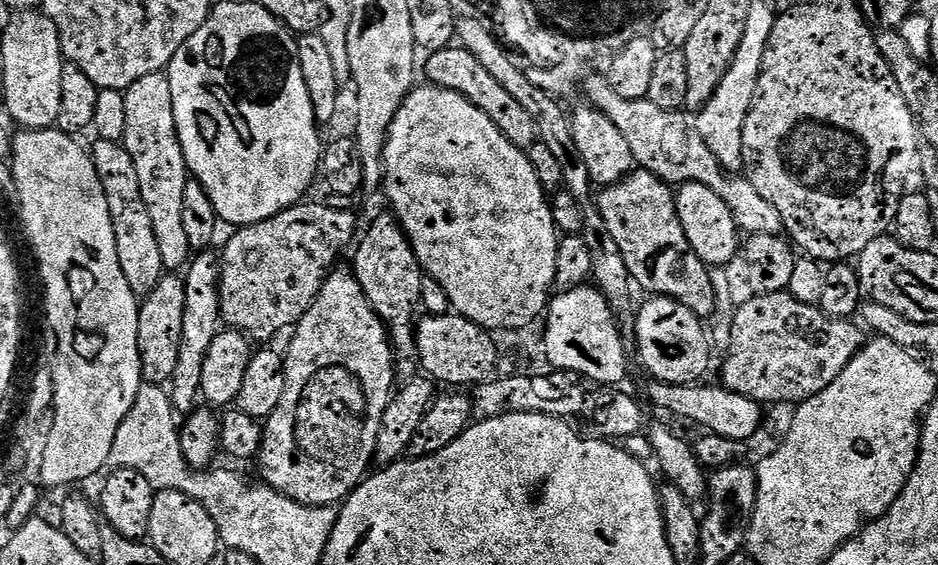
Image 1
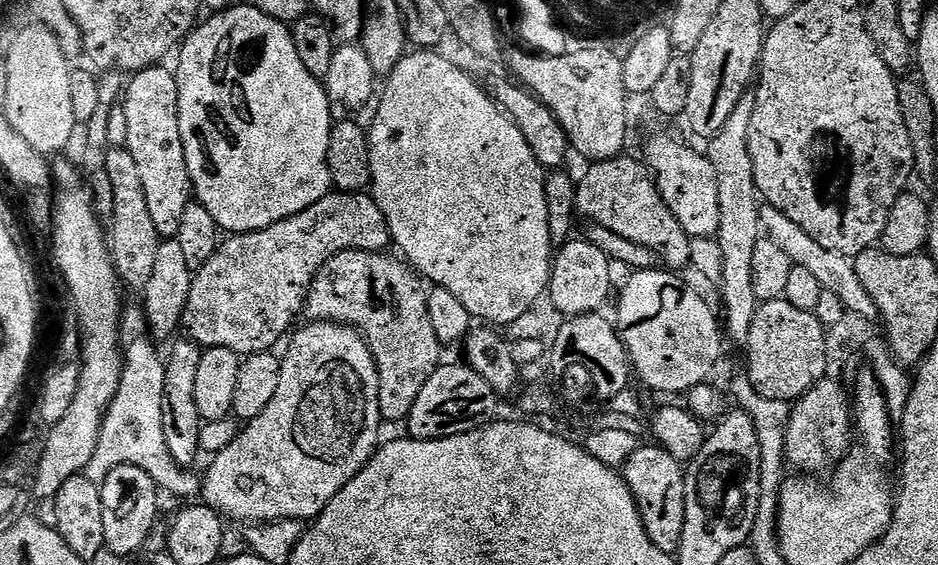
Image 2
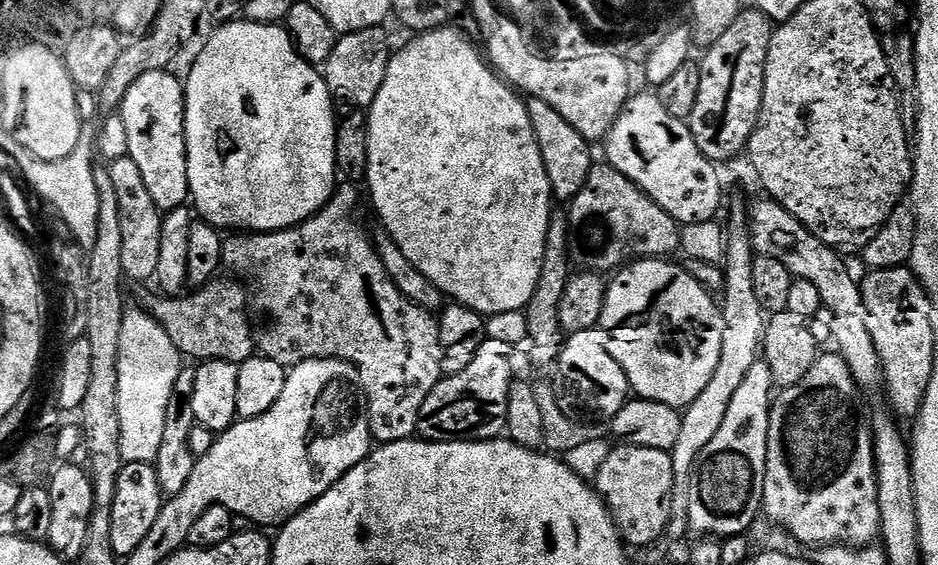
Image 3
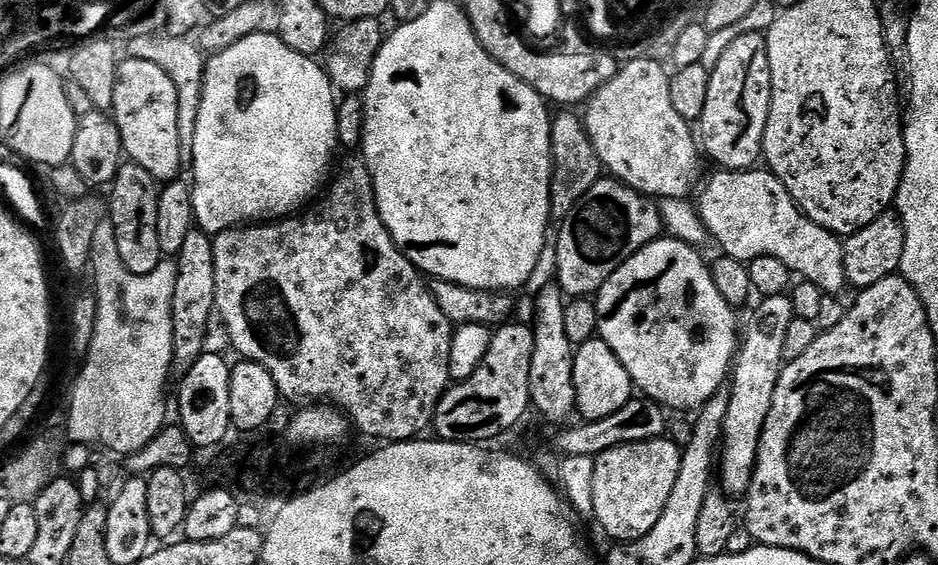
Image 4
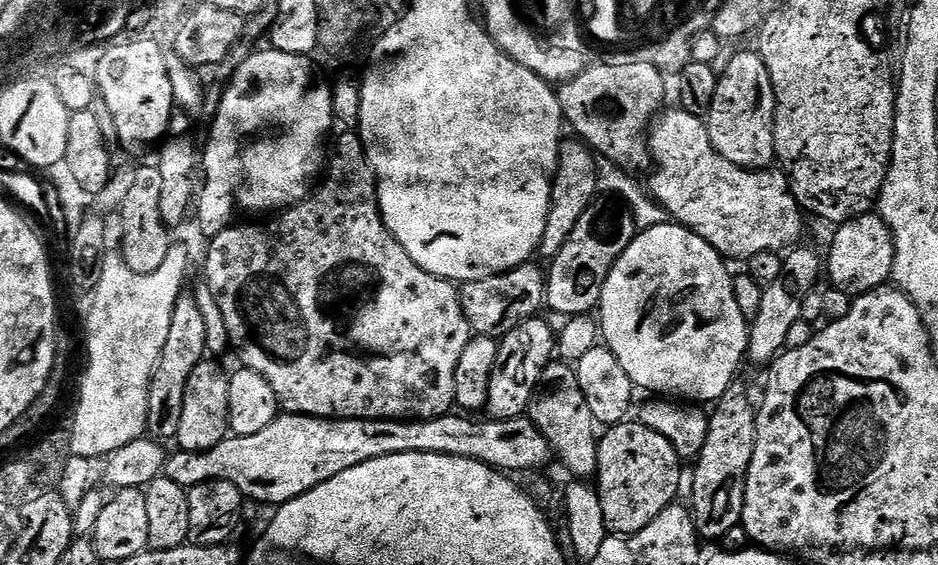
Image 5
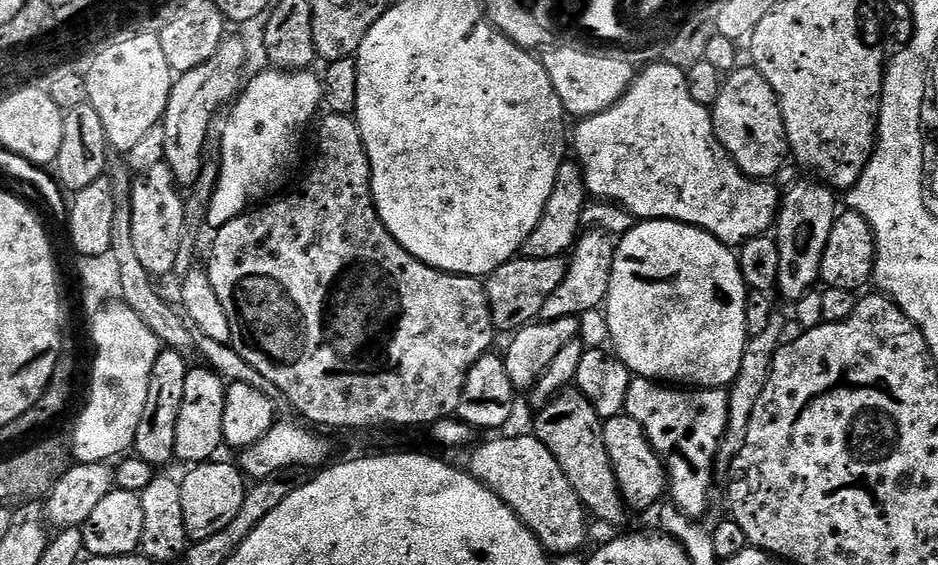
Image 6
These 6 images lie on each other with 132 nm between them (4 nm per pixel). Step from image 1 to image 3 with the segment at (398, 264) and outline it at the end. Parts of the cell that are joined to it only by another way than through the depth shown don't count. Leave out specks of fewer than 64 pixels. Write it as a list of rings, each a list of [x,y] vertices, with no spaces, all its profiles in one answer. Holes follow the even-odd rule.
[[[352,182],[337,183],[334,196],[337,201],[344,200],[344,204],[330,202],[316,213],[316,236],[307,240],[305,229],[300,226],[285,228],[283,232],[232,234],[224,241],[222,264],[225,269],[233,268],[237,277],[249,276],[256,280],[256,285],[250,288],[250,319],[256,352],[278,362],[286,370],[307,360],[344,360],[353,364],[368,397],[368,421],[373,441],[393,444],[417,435],[422,402],[426,402],[430,390],[434,390],[444,372],[444,351],[440,345],[437,317],[400,293],[380,261],[380,253],[370,236],[356,224],[340,224],[340,220],[352,220],[356,216],[360,192],[355,187],[359,188]],[[331,236],[336,236],[336,241],[328,252],[328,261],[320,260],[320,252],[327,250]]]

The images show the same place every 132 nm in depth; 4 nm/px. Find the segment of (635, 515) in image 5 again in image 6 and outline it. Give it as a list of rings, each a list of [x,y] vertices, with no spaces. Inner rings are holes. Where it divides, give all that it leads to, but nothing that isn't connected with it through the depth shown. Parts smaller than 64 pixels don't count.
[[[627,414],[603,421],[603,426],[606,454],[610,454],[612,469],[625,505],[629,509],[637,508],[640,512],[646,511],[647,508],[655,509],[668,492],[668,472],[664,469],[660,455],[652,449],[652,444],[646,438],[642,426],[638,426],[638,422],[634,422],[634,418]]]

